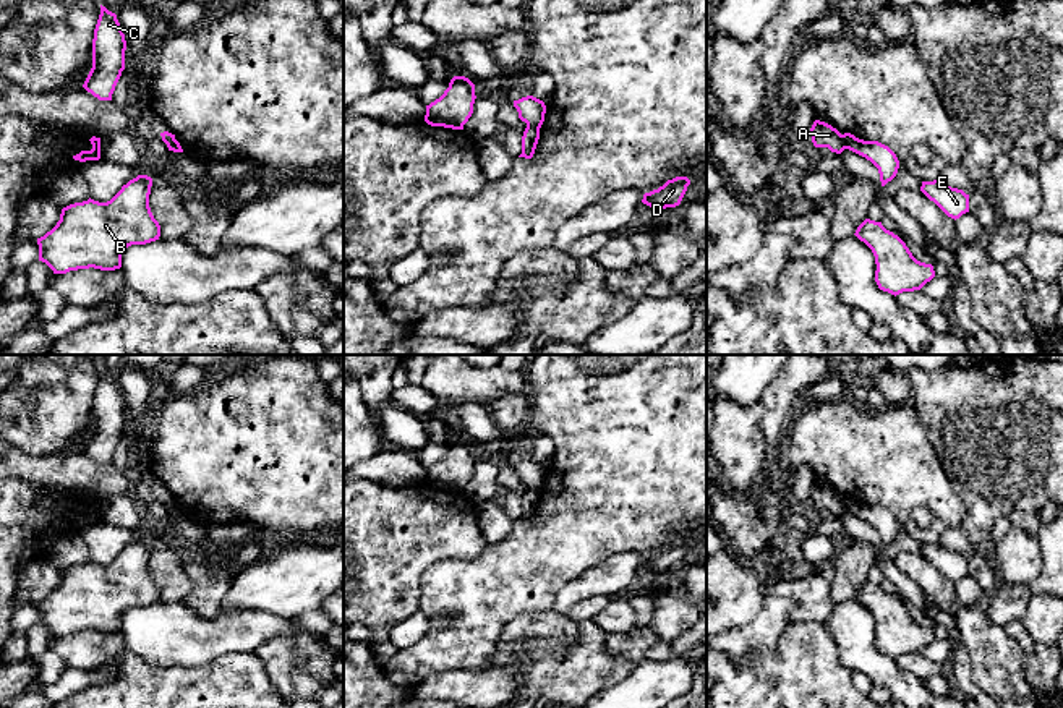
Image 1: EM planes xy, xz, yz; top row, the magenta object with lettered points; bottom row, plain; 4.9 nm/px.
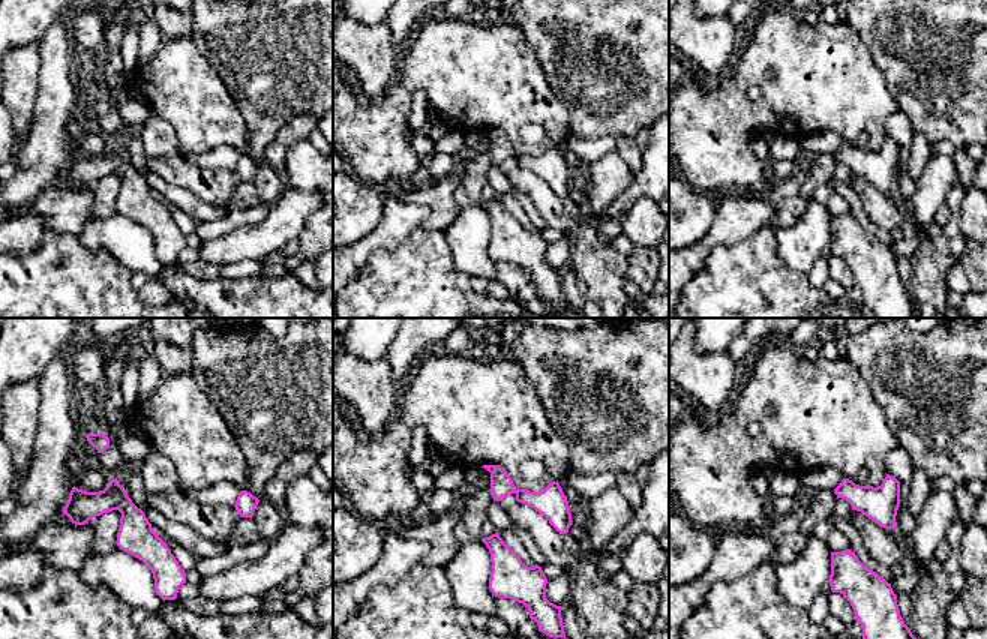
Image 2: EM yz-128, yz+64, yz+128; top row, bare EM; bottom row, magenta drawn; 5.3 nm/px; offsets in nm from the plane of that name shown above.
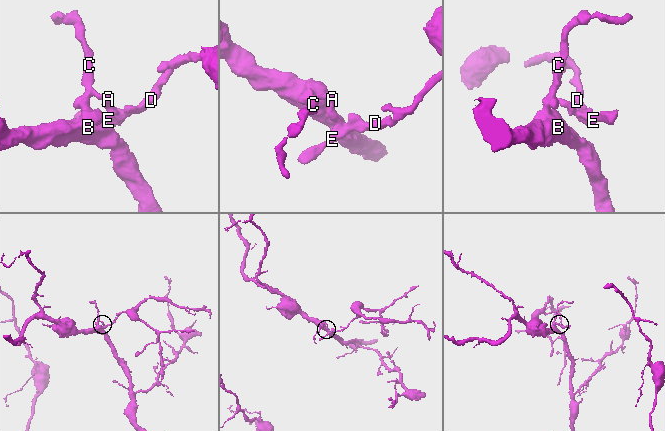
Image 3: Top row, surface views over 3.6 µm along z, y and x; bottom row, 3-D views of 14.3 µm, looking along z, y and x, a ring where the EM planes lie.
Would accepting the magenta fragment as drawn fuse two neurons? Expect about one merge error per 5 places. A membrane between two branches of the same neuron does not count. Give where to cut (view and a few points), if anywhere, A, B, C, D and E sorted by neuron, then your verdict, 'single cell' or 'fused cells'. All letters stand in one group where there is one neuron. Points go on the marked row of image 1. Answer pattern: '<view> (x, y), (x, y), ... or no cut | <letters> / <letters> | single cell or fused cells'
yz (841, 135), (846, 148) | A B C / D E | fused cells

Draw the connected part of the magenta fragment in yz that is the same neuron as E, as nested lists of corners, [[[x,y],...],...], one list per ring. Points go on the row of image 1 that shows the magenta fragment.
[[[933,180],[922,181],[920,191],[954,220],[969,212],[969,194],[963,190],[946,186],[940,180]]]

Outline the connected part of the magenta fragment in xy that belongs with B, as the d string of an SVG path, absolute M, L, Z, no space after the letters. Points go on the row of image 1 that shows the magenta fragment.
M138 175L107 203L89 198L63 207L57 225L37 238L39 261L53 274L120 269L128 246L160 237L160 225L149 207L151 186L151 177Z

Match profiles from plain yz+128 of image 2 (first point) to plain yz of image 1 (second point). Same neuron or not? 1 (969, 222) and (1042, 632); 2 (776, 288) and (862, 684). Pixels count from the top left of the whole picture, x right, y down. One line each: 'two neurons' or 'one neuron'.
1: one neuron
2: two neurons

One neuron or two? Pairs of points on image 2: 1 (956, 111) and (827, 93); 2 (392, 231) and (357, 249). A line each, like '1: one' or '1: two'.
1: two
2: one

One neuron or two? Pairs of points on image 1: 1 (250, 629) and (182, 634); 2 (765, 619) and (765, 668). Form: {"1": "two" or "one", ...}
{"1": "one", "2": "two"}

